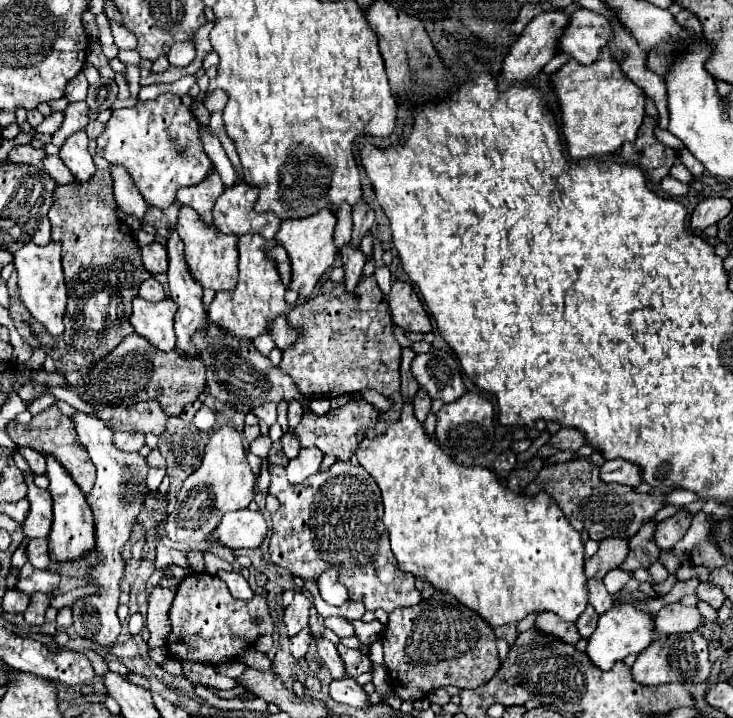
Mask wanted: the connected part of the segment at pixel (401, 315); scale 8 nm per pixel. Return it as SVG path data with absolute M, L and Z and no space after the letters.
M395 281L387 299L395 325L399 325L405 331L419 331L419 333L431 331L429 313L425 311L421 299L417 297L415 289L409 283Z

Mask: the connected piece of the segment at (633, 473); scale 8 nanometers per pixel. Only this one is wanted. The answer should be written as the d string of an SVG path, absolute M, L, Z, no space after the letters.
M611 459L601 465L601 479L605 483L623 483L629 487L641 485L641 467L623 459Z

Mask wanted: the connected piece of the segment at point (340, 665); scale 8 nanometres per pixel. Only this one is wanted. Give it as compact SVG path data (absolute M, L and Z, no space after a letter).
M319 639L317 641L317 651L319 651L319 657L323 661L323 665L329 669L331 677L333 679L347 679L347 671L345 671L345 663L341 659L341 655L337 653L337 647L327 641L327 639Z

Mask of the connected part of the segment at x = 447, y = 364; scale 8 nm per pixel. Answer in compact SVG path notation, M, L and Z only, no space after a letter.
M431 347L431 351L413 359L411 373L433 399L443 399L445 403L451 403L465 393L463 373L453 351Z

